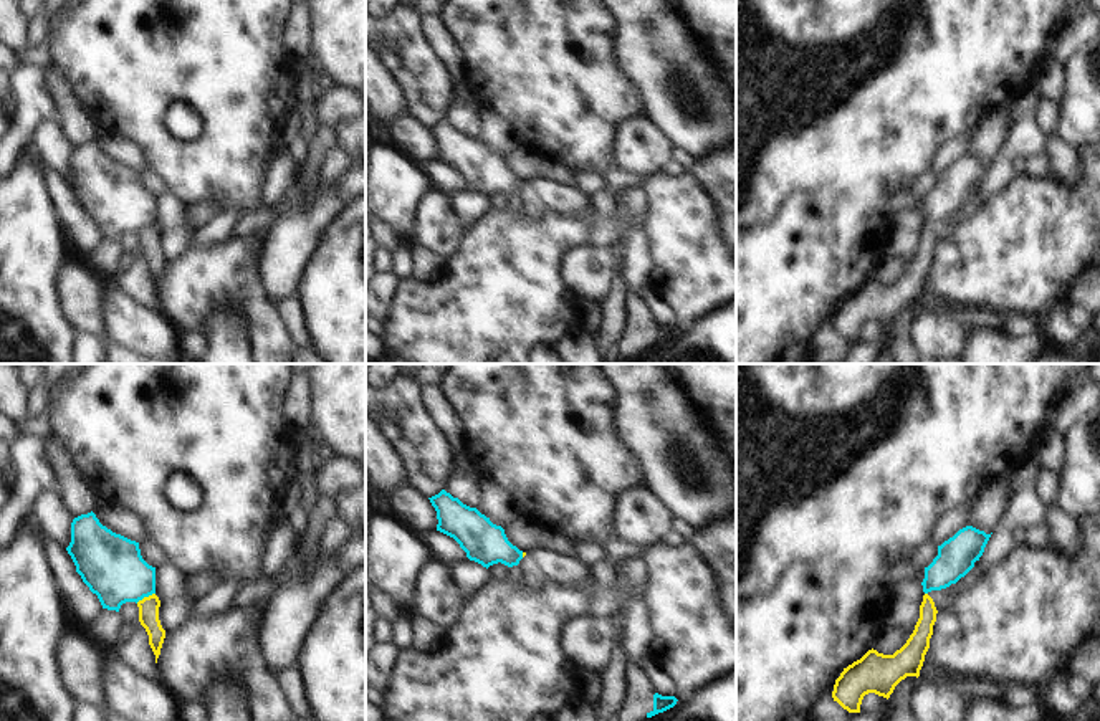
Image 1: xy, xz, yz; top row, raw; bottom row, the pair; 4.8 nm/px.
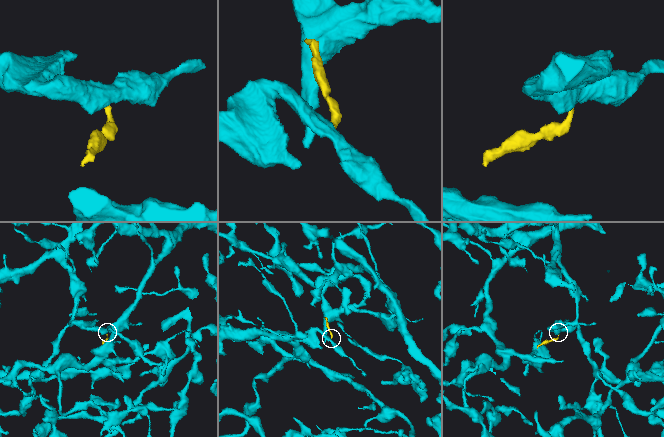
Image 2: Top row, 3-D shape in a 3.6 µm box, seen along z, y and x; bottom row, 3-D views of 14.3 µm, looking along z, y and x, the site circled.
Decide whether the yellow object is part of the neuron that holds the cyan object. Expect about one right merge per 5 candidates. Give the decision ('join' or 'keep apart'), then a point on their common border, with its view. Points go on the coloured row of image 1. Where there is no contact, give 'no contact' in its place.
keep apart; contact xy (144, 596)

